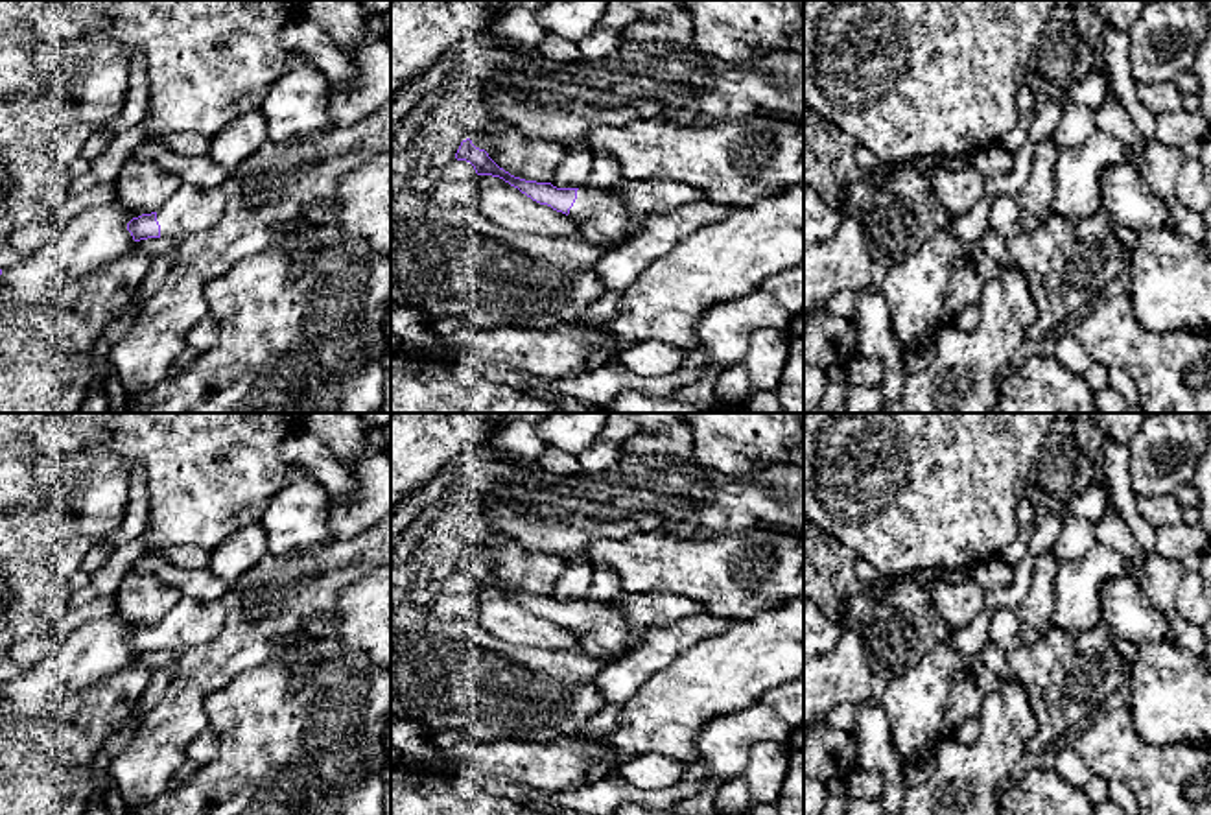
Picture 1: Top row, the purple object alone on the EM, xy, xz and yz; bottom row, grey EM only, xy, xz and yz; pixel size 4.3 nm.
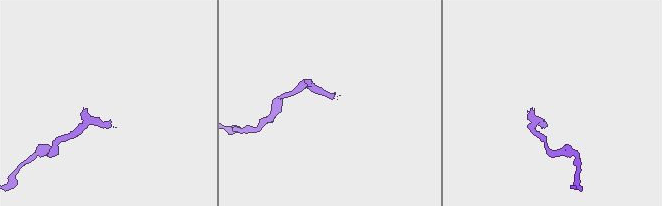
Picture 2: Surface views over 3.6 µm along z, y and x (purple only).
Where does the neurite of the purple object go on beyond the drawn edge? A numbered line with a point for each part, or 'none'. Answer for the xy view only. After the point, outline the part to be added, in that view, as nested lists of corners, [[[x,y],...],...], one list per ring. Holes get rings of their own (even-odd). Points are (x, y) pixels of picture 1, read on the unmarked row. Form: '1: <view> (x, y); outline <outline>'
1: xy (190, 622); outline [[[182,596],[157,625],[160,651],[182,655],[194,645],[218,638],[223,627],[225,607],[221,601],[203,603],[190,596]]]

